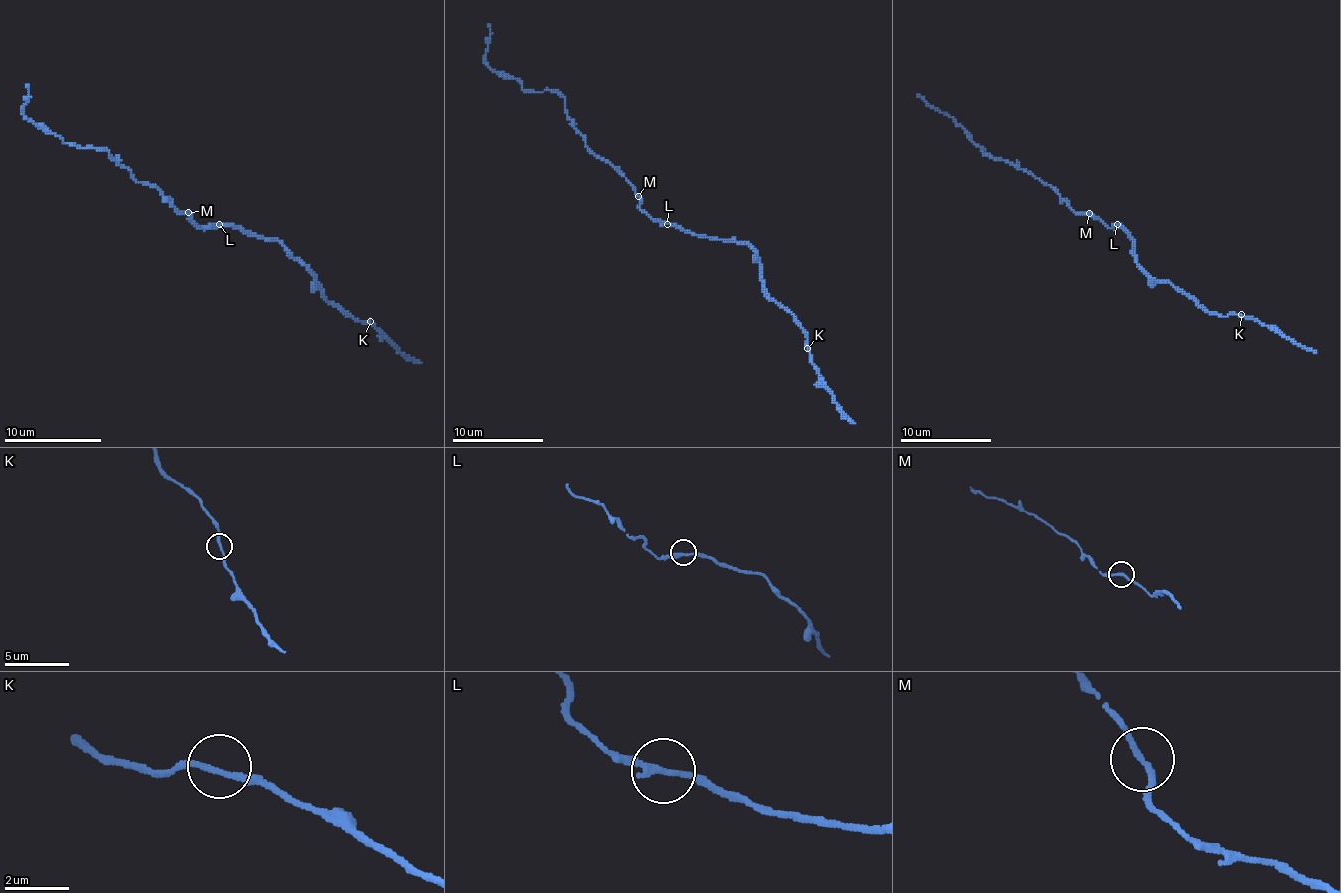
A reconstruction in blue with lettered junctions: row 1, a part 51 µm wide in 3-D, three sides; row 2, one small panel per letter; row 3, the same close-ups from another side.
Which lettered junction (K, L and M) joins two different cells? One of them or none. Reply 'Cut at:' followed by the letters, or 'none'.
Cut at: none

